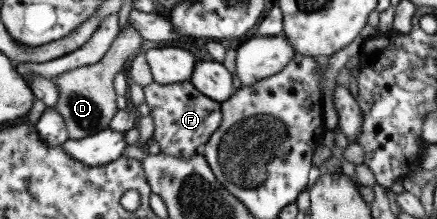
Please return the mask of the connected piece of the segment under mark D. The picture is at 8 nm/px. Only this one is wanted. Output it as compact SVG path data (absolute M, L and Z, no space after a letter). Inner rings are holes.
M125 23L125 28L119 31L116 39L97 63L75 67L53 77L53 84L57 86L57 103L53 108L61 115L69 139L83 139L108 128L111 117L118 110L115 106L113 77L121 70L127 57L139 48L142 40L140 34L132 29L132 25Z

